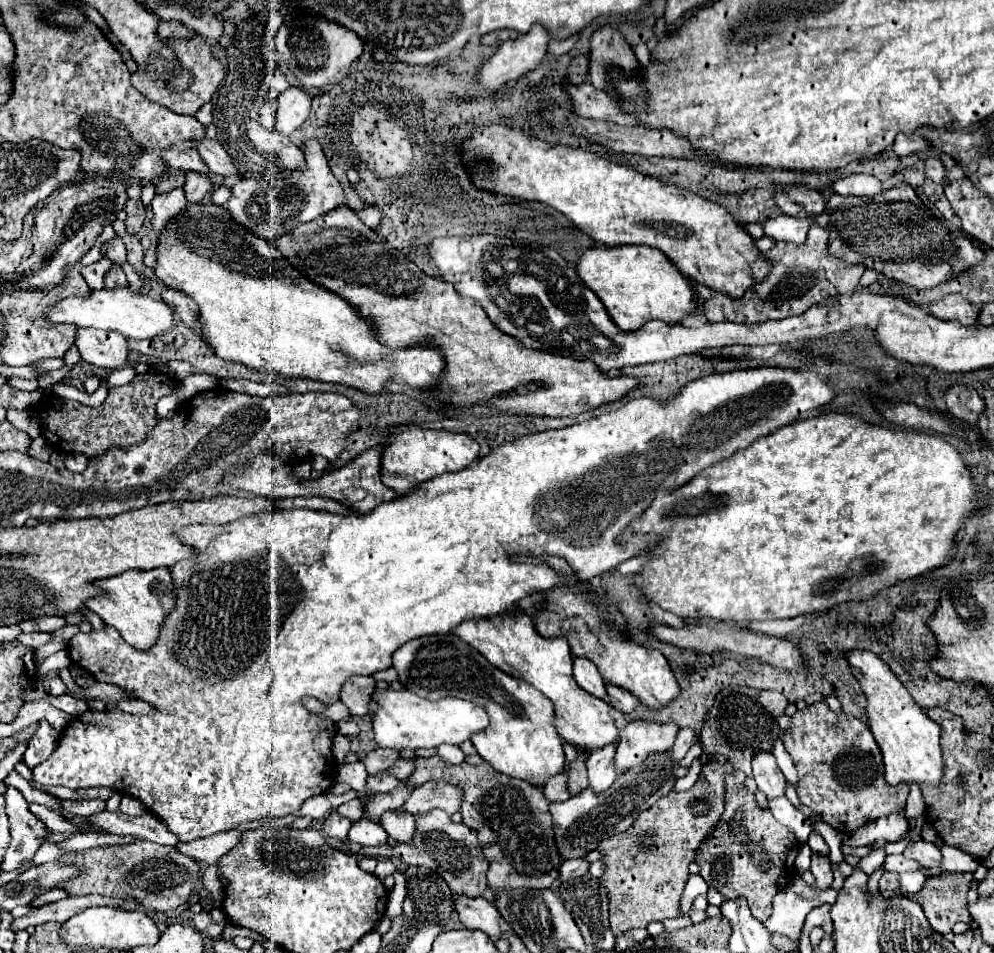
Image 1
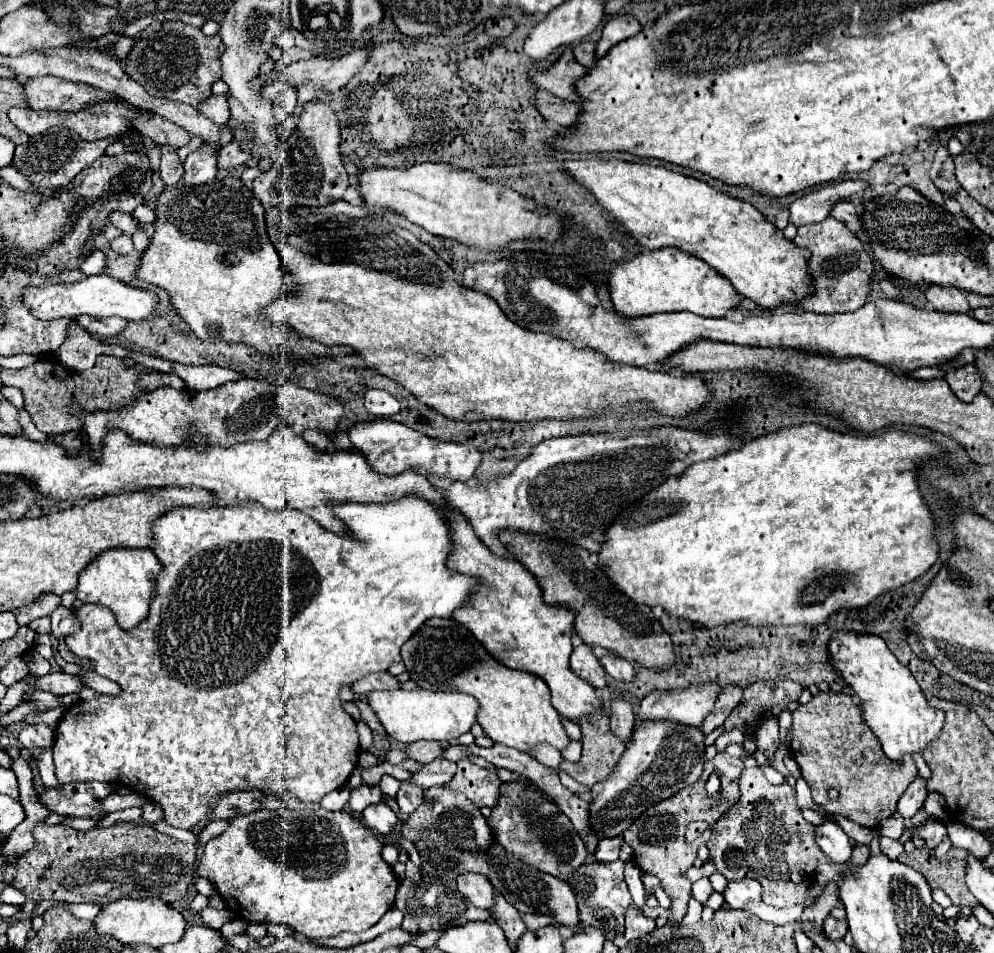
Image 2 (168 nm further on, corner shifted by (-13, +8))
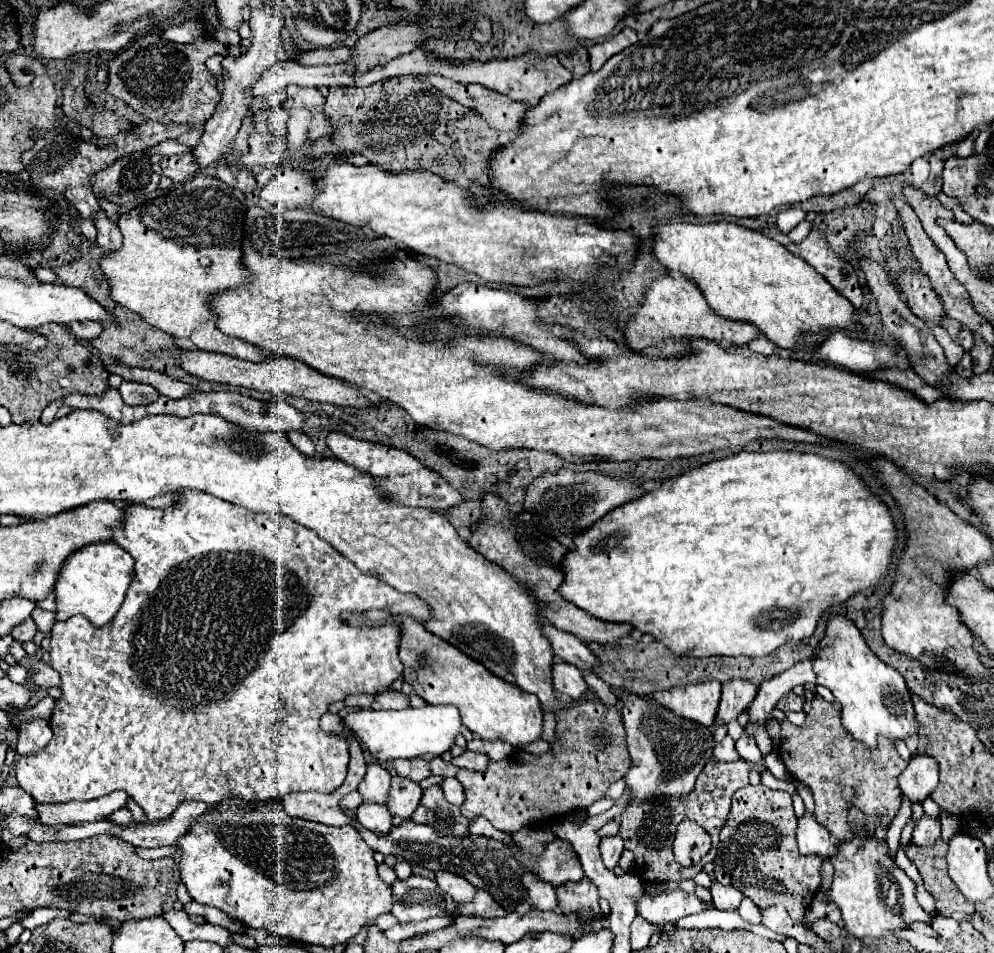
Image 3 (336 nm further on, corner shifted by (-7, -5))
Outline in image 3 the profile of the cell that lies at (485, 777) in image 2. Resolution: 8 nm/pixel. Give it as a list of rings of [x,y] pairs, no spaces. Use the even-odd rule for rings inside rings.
[[[582,700],[556,712],[556,740],[552,742],[552,752],[540,754],[536,762],[522,764],[516,758],[506,758],[500,762],[490,760],[490,768],[486,772],[460,770],[456,778],[460,780],[466,792],[466,802],[460,806],[460,810],[468,820],[484,816],[488,822],[492,822],[494,828],[514,834],[524,826],[554,822],[556,818],[562,818],[568,812],[590,808],[596,800],[604,796],[604,792],[614,780],[618,780],[630,770],[630,766],[632,760],[628,754],[626,730],[620,710],[616,706],[606,706],[598,700]]]

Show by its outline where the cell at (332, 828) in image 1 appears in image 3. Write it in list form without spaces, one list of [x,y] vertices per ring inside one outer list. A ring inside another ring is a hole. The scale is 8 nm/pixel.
[[[370,764],[366,776],[362,778],[358,786],[360,794],[364,796],[364,802],[378,802],[384,804],[390,790],[390,774],[380,764]]]

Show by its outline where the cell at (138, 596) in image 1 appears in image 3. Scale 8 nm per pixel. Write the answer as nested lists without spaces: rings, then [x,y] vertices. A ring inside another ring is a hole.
[[[94,542],[74,550],[68,560],[64,560],[54,586],[56,620],[68,620],[74,614],[84,614],[94,626],[108,624],[124,600],[128,584],[132,582],[132,572],[134,558],[114,542]]]

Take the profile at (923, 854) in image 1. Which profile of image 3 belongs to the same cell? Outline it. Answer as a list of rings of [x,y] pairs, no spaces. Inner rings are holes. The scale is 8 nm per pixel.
[[[924,814],[914,826],[912,842],[916,846],[930,846],[932,842],[936,842],[936,838],[940,838],[940,822],[938,822],[938,818]]]

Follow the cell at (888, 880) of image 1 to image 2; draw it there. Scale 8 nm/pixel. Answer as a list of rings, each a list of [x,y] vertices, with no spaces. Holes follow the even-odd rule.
[[[914,849],[910,855],[900,855],[898,861],[920,871],[926,877],[930,889],[942,889],[954,905],[970,909],[978,905],[964,883],[968,863],[968,853],[964,849],[950,849],[944,861],[938,861],[930,849]]]

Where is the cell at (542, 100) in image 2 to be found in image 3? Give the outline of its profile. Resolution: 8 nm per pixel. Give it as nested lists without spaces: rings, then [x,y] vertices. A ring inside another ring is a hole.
[[[426,76],[426,82],[438,88],[448,98],[452,98],[454,102],[468,106],[470,110],[476,110],[478,114],[488,118],[492,128],[508,132],[520,130],[520,120],[526,112],[524,104],[508,96],[500,96],[480,84],[460,84],[442,76]]]

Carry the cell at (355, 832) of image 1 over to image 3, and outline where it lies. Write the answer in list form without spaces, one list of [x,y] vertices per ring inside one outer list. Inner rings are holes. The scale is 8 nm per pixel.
[[[374,802],[360,804],[356,816],[364,828],[368,828],[376,834],[386,834],[392,828],[392,822],[390,822],[392,814],[388,812],[386,804],[374,804]]]

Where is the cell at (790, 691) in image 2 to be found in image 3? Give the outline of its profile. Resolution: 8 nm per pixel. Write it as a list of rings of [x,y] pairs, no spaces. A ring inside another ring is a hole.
[[[790,692],[790,694],[786,694],[778,702],[778,708],[780,710],[802,710],[802,704],[804,704],[804,698],[802,696],[796,696],[794,692]]]

